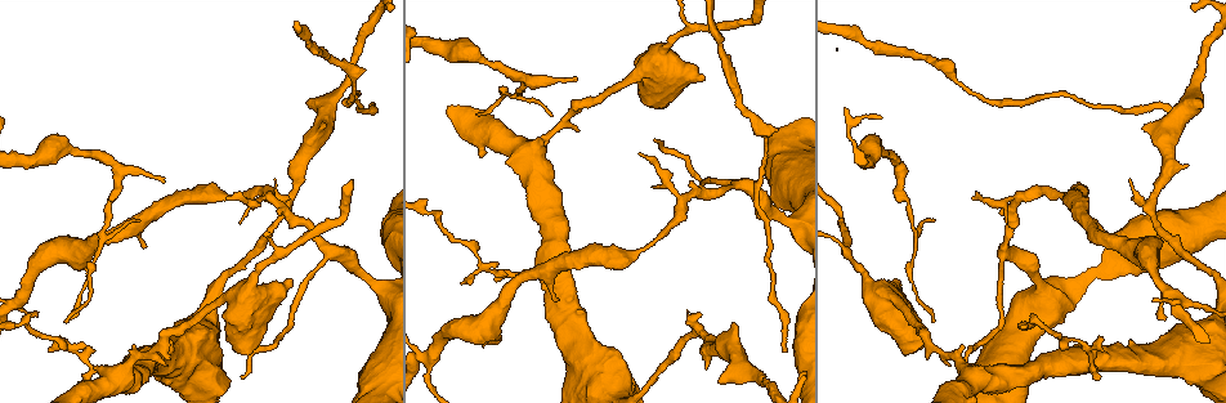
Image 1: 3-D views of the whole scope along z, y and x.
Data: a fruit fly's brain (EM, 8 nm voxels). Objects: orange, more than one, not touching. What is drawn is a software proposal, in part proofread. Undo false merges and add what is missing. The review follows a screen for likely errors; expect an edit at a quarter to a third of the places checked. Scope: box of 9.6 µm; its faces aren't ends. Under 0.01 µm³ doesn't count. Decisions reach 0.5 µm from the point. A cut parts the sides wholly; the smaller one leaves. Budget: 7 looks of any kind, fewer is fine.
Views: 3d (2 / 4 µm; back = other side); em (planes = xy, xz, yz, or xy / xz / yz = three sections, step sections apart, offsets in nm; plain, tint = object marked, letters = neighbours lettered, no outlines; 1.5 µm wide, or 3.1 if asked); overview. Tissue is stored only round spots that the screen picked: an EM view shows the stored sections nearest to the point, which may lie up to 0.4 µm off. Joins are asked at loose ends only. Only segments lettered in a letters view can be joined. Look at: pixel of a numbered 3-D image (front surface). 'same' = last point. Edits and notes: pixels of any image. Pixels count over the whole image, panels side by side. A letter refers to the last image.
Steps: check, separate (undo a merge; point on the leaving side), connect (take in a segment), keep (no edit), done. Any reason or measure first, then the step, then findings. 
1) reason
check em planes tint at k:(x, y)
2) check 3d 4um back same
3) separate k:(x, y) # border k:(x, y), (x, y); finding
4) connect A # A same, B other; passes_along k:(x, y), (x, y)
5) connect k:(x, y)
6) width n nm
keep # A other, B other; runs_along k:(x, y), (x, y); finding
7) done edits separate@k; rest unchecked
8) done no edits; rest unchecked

branch point
check em planes plain at 1:(898, 170)

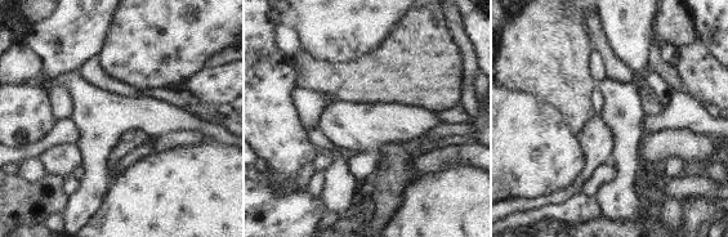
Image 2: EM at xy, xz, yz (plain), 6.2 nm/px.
check em planes tint same

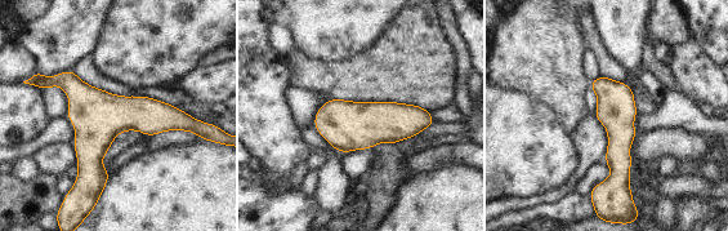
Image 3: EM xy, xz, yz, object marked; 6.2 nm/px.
what lies round it
check em planes letters same

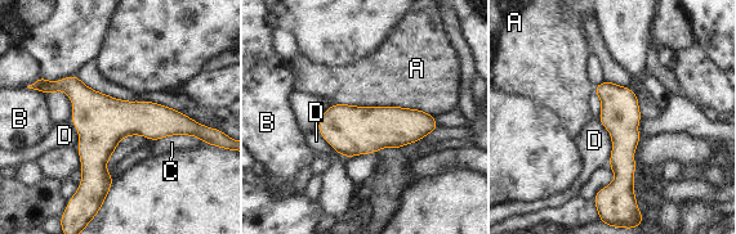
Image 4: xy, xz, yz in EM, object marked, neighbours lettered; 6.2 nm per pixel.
keep # A other, B other, C other, D other; one neuron here

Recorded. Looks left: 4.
branch stops here
check em planes letters at 1:(244, 376)

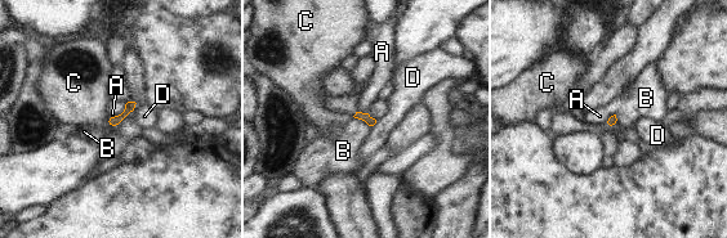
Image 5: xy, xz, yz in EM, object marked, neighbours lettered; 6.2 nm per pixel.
keep # A other, B other, C other, D other; border 5:(353, 116), (370, 126); none of them fits

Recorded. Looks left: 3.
calibre changes
check em planes tint at 1:(429, 356)

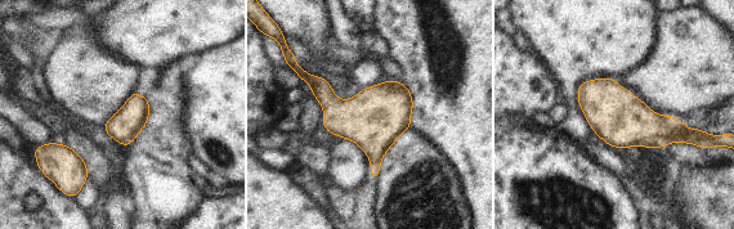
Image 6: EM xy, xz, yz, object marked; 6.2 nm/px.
check em planes letters same

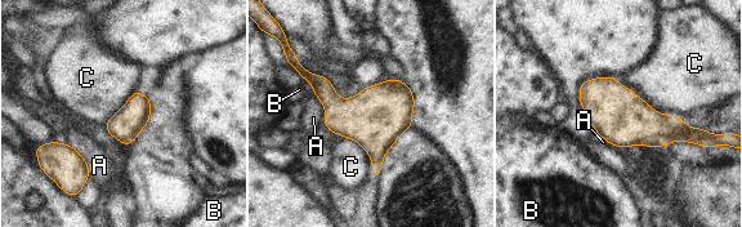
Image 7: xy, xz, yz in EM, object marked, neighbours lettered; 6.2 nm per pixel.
longest_contact C 500 nm
keep # A other, B other, C other; border 7:(616, 78), (656, 111), (684, 119); one neuron here

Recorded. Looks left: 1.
done no edits; rest unchecked

